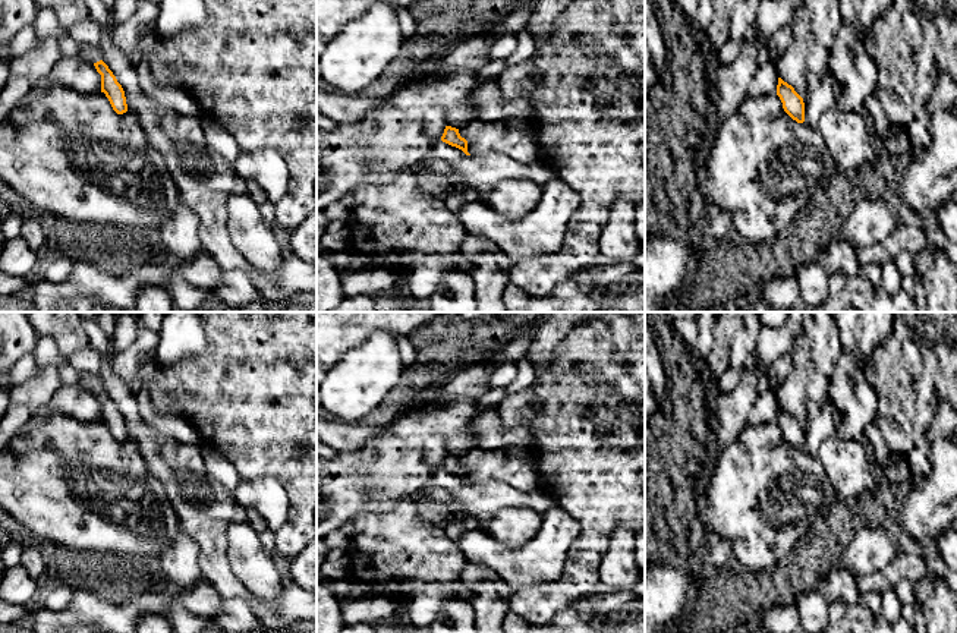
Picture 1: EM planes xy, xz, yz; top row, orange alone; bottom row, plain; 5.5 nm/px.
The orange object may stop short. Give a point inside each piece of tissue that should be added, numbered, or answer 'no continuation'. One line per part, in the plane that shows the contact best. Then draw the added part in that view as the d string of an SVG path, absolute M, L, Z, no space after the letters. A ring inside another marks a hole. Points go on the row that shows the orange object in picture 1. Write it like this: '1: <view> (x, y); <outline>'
no continuation

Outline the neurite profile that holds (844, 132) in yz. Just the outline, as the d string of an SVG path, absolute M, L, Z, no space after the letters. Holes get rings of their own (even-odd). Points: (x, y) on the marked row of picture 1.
M825 111L818 120L818 130L841 173L862 167L875 155L869 127L856 111Z

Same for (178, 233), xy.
M180 201L160 223L155 240L182 264L191 262L205 252L198 237L198 226L199 217Z

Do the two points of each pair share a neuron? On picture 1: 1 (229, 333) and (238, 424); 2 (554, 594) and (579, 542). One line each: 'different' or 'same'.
1: same
2: same

